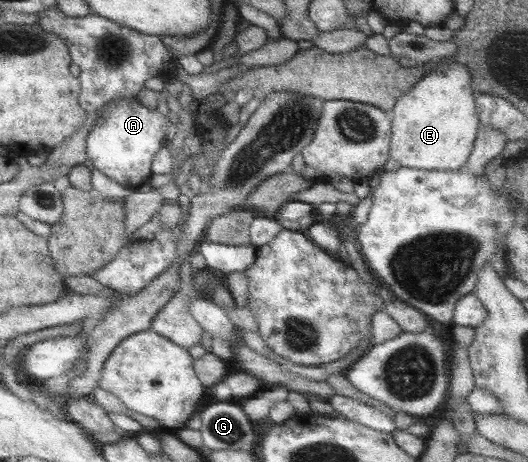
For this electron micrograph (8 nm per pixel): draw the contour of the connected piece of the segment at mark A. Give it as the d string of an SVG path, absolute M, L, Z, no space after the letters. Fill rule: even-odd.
M136 96L122 97L117 101L110 101L101 108L101 119L98 119L87 138L87 153L93 162L93 167L99 168L106 176L116 180L124 187L138 188L141 185L149 184L154 176L153 164L157 154L165 148L166 134L170 130L170 118L164 116L156 109L144 106Z

